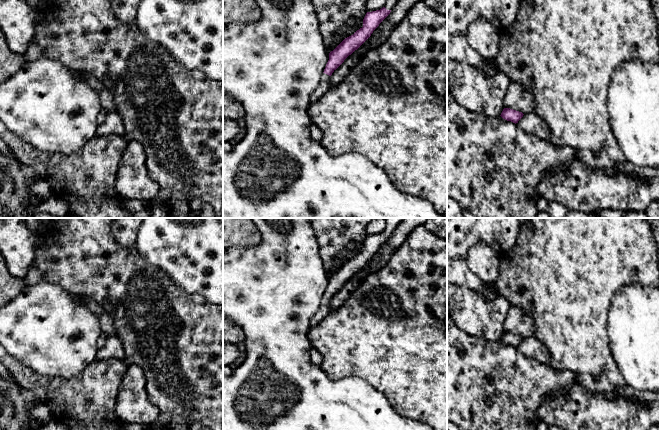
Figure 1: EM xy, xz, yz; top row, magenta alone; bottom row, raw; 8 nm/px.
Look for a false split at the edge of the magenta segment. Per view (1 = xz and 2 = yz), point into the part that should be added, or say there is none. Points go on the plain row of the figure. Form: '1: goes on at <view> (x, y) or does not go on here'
1: goes on at xz (324, 310)
2: does not go on here

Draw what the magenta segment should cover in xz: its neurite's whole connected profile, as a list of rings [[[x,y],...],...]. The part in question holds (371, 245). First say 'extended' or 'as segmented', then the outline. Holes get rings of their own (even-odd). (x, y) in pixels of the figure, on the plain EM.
extended | [[[385,218],[386,227],[380,234],[367,236],[363,243],[363,251],[353,259],[345,262],[333,275],[329,277],[329,284],[322,298],[318,312],[311,318],[310,327],[317,325],[330,313],[330,302],[332,297],[344,286],[344,284],[357,274],[379,250],[379,248],[390,238],[397,225],[404,218]]]

